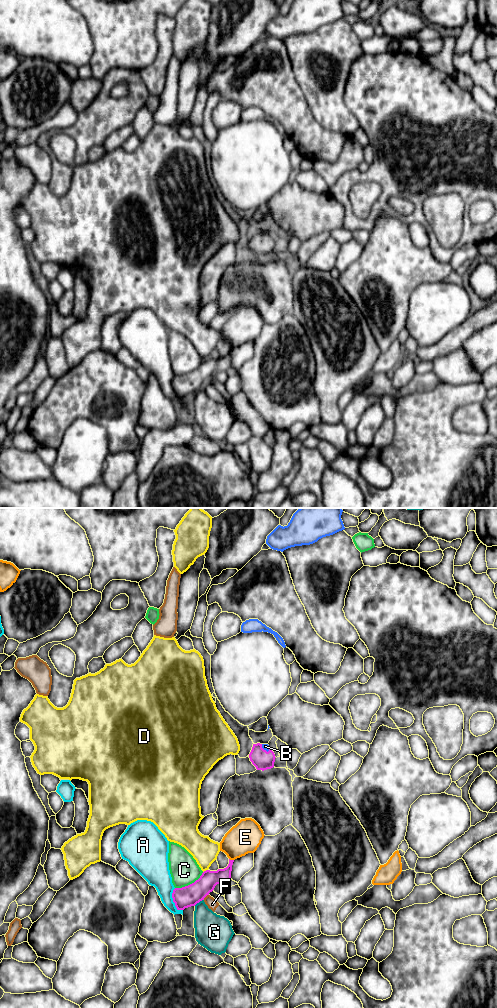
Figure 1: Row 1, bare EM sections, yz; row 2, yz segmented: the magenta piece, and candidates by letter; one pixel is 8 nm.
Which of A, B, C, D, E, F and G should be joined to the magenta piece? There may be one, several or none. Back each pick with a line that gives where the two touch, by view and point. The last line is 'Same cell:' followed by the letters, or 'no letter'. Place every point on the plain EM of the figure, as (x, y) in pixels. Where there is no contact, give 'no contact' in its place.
B: yz (263, 237)
Same cell: B

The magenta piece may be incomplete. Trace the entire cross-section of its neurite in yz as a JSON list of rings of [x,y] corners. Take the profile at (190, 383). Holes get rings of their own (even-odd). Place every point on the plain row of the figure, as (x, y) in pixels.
[[[229,347],[229,352],[224,357],[217,359],[206,358],[194,371],[175,376],[172,381],[173,390],[177,398],[195,394],[212,380],[217,372],[227,371],[231,368],[231,359],[234,348]]]

